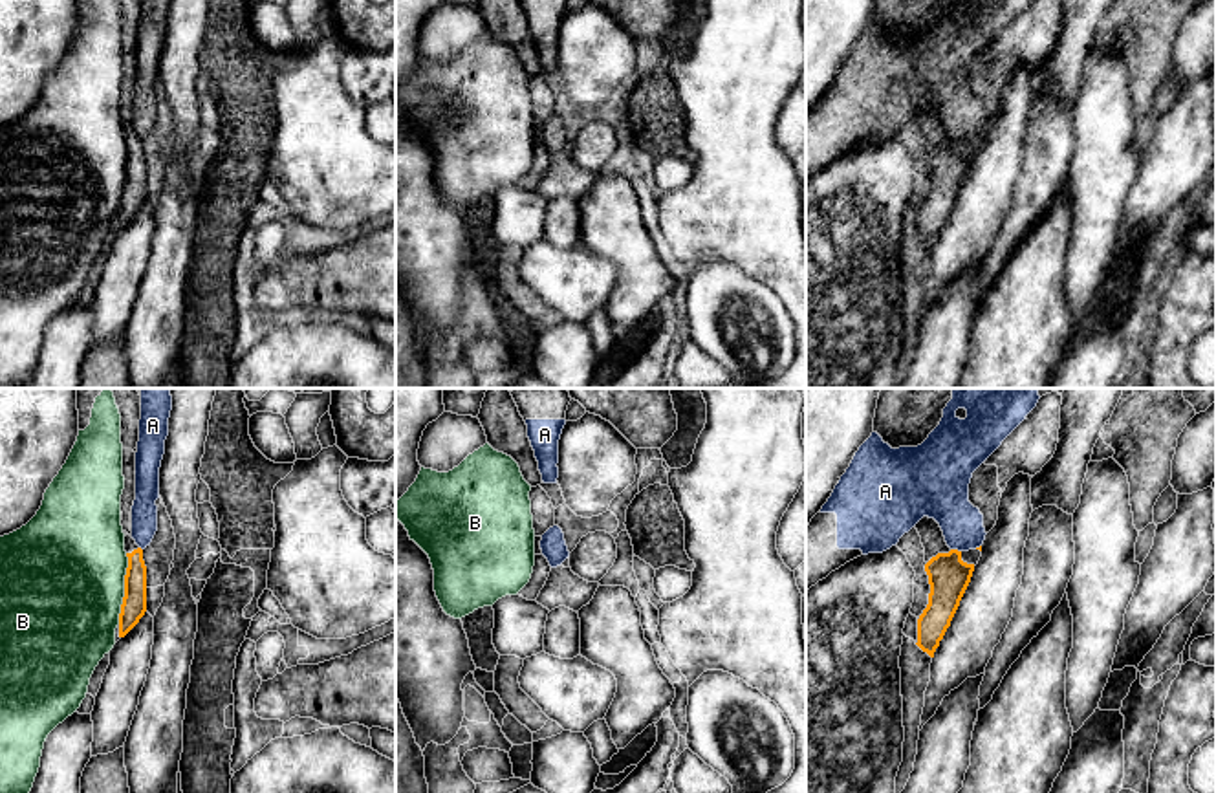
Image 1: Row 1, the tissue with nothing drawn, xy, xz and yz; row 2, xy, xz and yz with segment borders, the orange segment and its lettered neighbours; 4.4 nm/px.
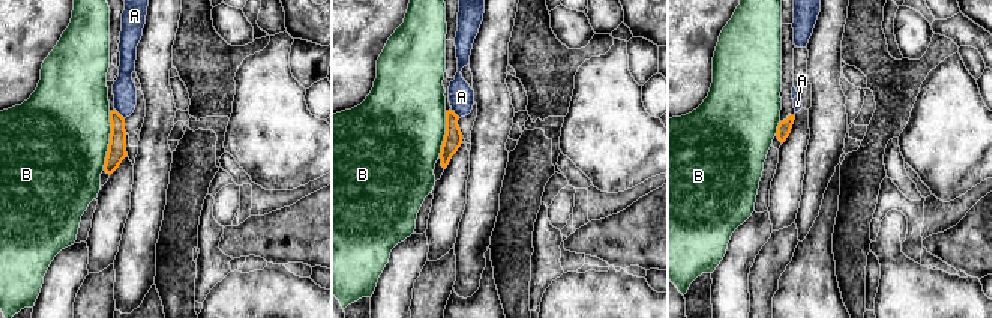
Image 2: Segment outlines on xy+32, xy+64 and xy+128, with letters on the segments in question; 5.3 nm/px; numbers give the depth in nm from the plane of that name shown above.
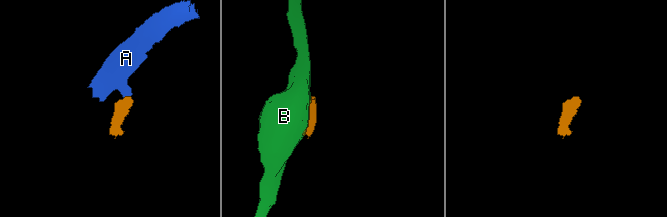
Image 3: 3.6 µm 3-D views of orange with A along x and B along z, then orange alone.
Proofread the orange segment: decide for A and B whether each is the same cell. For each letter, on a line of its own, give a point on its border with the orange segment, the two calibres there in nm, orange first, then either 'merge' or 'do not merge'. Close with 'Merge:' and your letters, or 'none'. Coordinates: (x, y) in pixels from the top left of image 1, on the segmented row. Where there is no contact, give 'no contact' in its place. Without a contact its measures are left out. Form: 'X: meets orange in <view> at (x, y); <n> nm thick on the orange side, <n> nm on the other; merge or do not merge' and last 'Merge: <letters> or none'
A: meets orange in yz at (956, 550); 180 nm thick on the orange side, 220 nm on the other; do not merge
B: meets orange in xy at (125, 588); 110 nm thick on the orange side, 500 nm on the other; do not merge
Merge: none

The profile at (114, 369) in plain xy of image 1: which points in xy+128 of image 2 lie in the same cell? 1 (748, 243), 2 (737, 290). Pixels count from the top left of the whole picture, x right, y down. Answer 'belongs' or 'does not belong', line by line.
1: does not belong
2: does not belong

